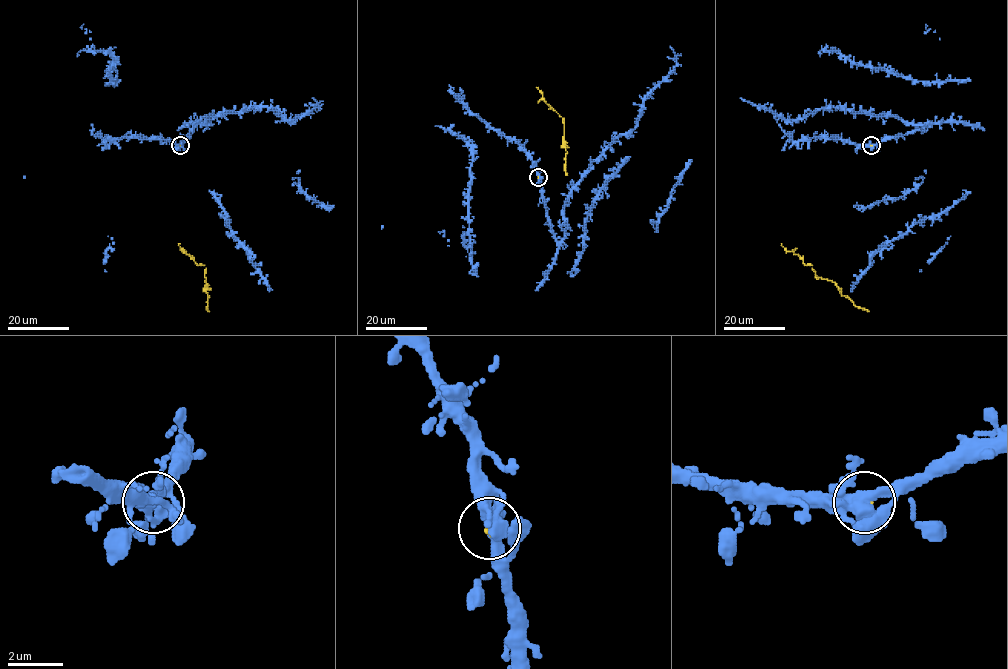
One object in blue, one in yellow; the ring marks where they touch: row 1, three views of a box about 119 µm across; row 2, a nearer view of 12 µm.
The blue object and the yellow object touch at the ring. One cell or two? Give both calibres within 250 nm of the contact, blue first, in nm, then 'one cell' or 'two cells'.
calibres 400 and 130 nm; one cell

